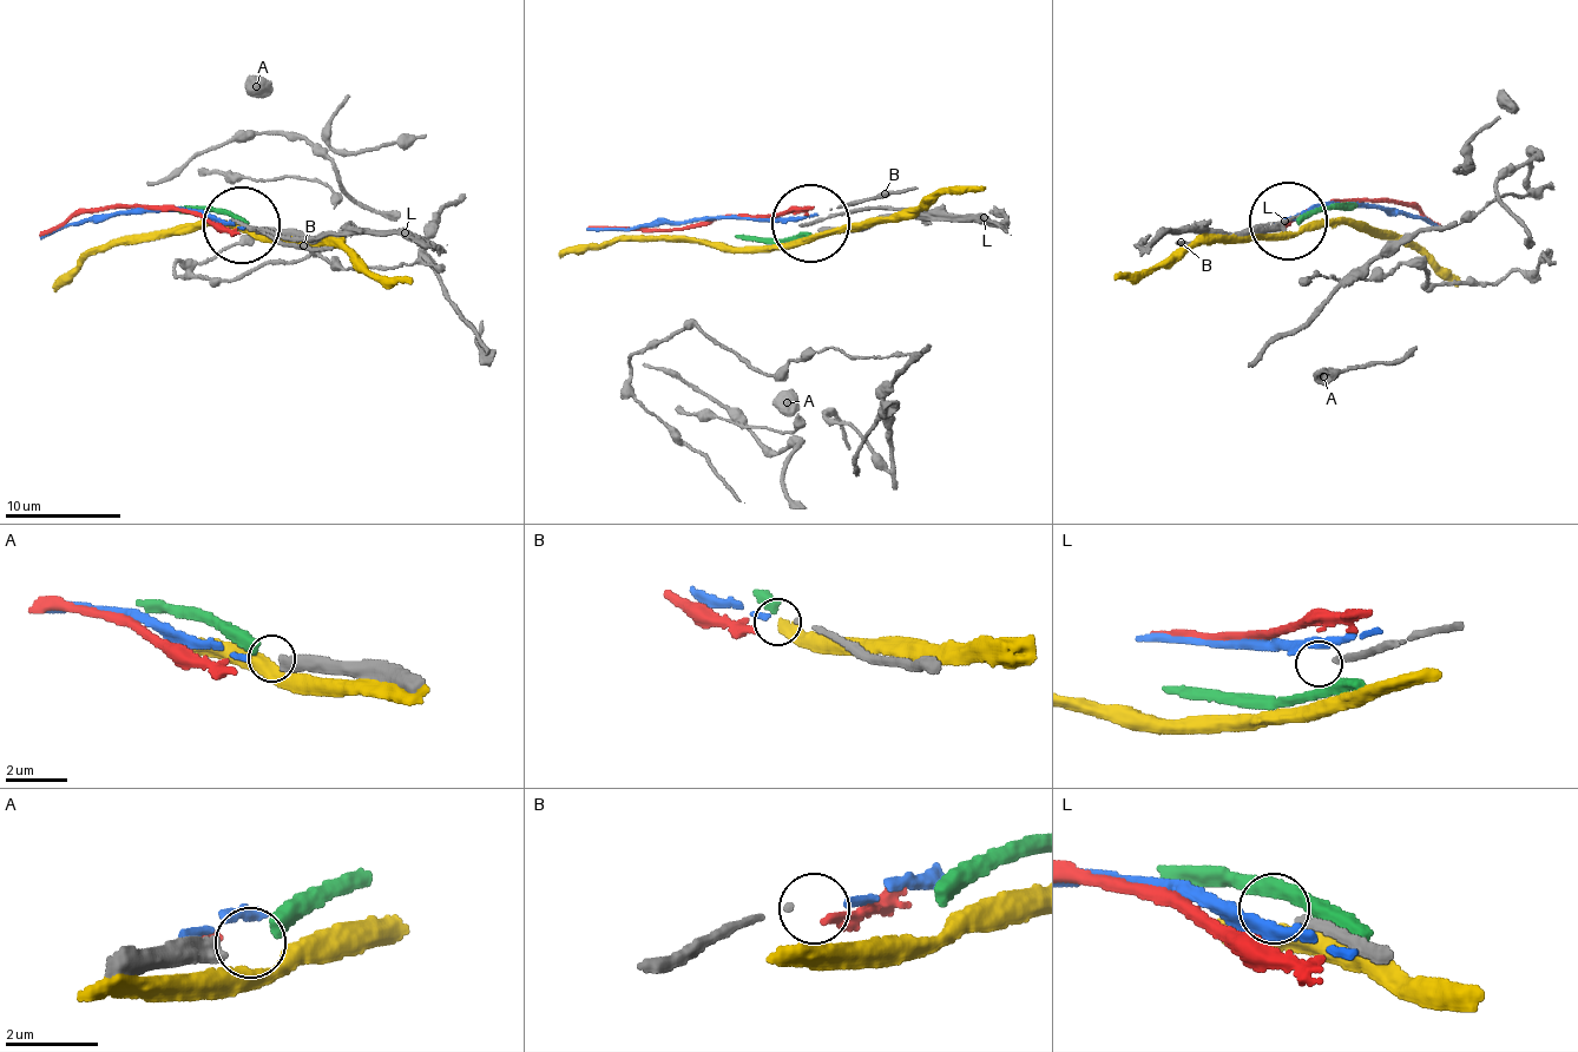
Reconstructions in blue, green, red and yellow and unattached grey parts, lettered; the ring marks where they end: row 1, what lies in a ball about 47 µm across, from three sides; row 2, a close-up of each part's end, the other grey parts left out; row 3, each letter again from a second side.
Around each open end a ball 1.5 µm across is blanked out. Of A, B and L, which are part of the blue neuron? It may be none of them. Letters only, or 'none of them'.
B

